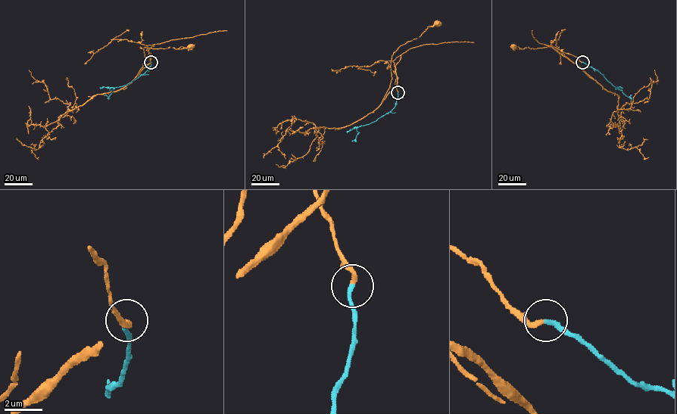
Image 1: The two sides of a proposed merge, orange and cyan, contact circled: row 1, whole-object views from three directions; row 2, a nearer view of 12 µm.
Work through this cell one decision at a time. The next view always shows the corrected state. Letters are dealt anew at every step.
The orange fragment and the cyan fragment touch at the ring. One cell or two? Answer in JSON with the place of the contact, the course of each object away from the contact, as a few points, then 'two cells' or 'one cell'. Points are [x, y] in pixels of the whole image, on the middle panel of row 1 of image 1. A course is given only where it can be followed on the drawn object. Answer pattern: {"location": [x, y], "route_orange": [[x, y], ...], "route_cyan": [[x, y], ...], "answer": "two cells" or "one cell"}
{"location": [397, 92], "route_orange": [[397, 92], [393, 61], [400, 55], [395, 66], [397, 83], [382, 101], [392, 78], [393, 53], [437, 24]], "route_cyan": [[397, 92], [394, 107], [373, 122], [357, 127], [359, 132], [351, 141]], "answer": "one cell"}

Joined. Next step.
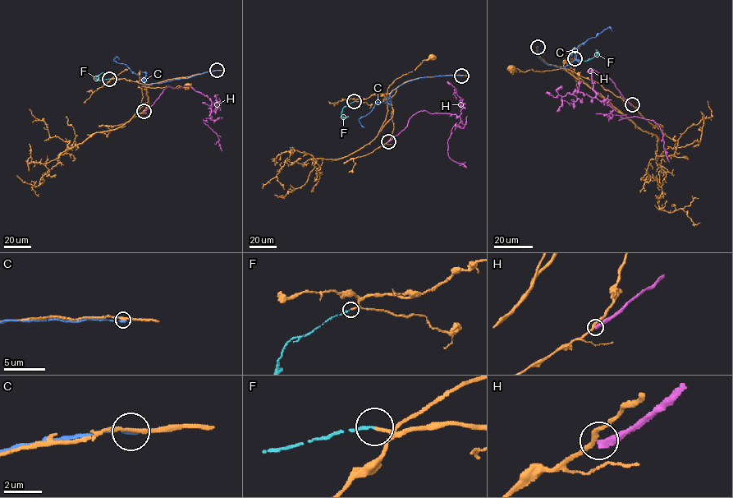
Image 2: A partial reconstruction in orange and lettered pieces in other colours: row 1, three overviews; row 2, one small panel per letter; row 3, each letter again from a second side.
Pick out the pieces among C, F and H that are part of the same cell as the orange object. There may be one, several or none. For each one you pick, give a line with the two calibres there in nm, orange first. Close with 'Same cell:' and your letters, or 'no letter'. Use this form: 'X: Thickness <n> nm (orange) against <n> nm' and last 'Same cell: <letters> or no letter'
F: Thickness 150 nm (orange) against 130 nm
Same cell: F

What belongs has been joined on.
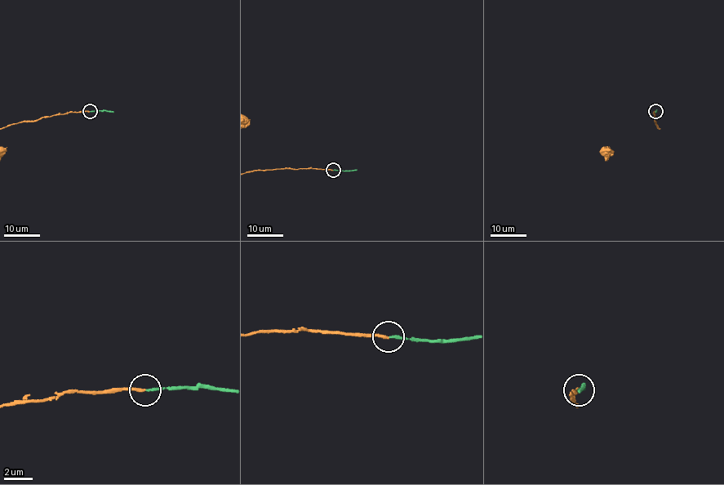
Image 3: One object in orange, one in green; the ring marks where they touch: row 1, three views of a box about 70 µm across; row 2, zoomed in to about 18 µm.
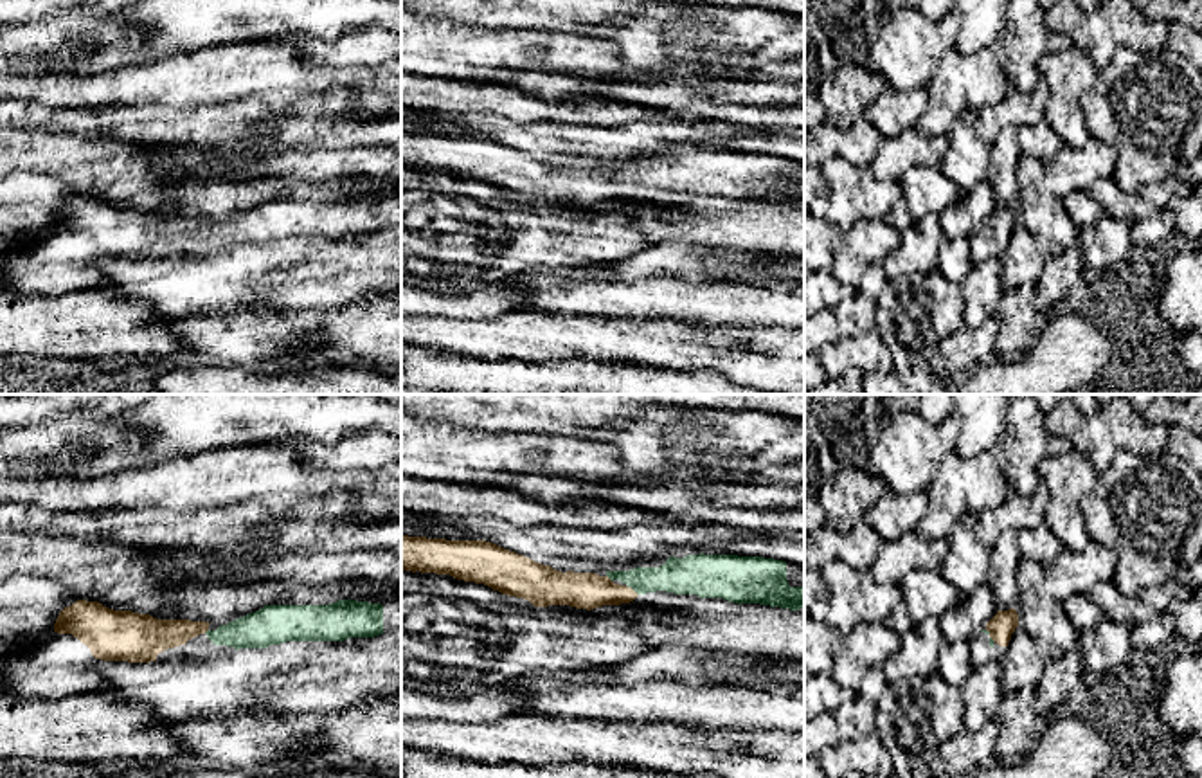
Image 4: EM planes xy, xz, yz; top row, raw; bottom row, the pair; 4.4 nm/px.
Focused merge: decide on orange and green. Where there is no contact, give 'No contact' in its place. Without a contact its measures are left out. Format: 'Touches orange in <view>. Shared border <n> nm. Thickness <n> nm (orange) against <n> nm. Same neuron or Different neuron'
Touches orange in xz. Shared border 60 nm. Thickness 160 nm (orange) against 160 nm. Same neuron

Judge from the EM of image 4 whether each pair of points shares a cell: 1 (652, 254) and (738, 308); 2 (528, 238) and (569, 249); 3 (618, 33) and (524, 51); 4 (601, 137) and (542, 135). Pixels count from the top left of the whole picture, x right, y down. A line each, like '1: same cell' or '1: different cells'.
1: different cells
2: same cell
3: different cells
4: same cell

